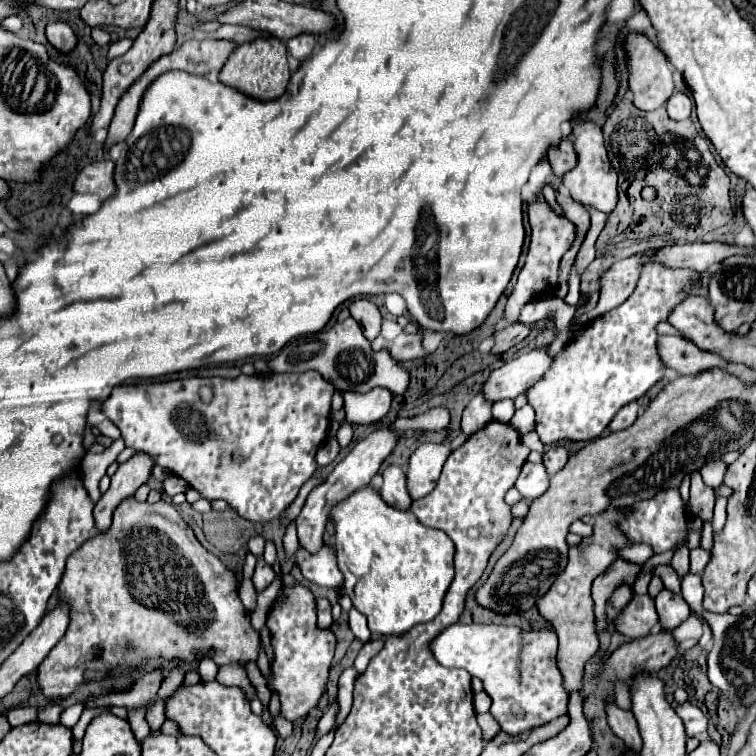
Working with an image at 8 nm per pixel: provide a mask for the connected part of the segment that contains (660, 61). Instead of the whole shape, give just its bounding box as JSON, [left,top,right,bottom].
[624,32,674,112]

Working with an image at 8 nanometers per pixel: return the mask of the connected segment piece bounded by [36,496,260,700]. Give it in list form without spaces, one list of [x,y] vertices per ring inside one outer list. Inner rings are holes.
[[[134,496],[126,498],[120,502],[120,506],[114,512],[114,522],[106,532],[100,532],[96,536],[92,536],[90,540],[86,540],[66,562],[66,570],[64,576],[58,584],[58,602],[66,604],[70,610],[70,624],[66,634],[62,636],[62,640],[50,650],[50,654],[44,658],[44,662],[38,666],[38,674],[36,674],[36,684],[40,688],[40,694],[44,694],[48,700],[60,700],[66,698],[74,692],[74,688],[78,684],[84,682],[84,672],[86,670],[114,670],[118,666],[138,666],[142,660],[146,658],[182,658],[182,660],[194,660],[200,658],[196,654],[224,654],[224,656],[212,656],[214,662],[218,666],[222,664],[230,664],[230,662],[248,662],[248,660],[256,660],[258,658],[258,650],[260,650],[260,636],[258,632],[254,632],[254,628],[250,626],[250,612],[242,606],[240,598],[238,598],[238,584],[234,578],[234,572],[224,568],[224,564],[210,554],[194,536],[192,528],[182,520],[182,516],[176,512],[176,508],[172,504],[168,504],[166,500],[160,500],[156,504],[150,502],[138,502]]]

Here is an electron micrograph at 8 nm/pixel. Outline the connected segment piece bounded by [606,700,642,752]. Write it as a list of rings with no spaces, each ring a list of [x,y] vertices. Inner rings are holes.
[[[614,700],[606,702],[606,720],[612,728],[612,732],[616,736],[622,736],[624,744],[628,748],[632,748],[634,752],[640,752],[642,748],[642,738],[638,734],[638,726],[636,726],[636,718],[632,716],[632,712],[622,710],[620,706],[616,706]]]

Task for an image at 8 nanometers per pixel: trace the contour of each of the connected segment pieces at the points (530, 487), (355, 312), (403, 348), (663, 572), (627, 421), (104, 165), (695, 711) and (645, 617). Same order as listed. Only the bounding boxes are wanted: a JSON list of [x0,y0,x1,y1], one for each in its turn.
[[514,462,550,500],[348,298,382,342],[386,332,426,362],[652,566,680,592],[608,402,638,432],[74,160,116,202],[678,702,708,736],[616,594,658,638]]

